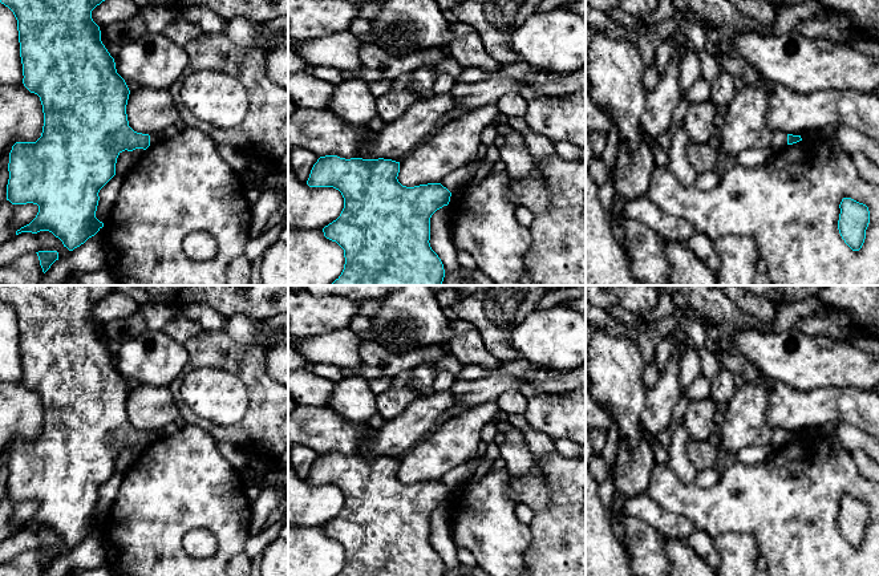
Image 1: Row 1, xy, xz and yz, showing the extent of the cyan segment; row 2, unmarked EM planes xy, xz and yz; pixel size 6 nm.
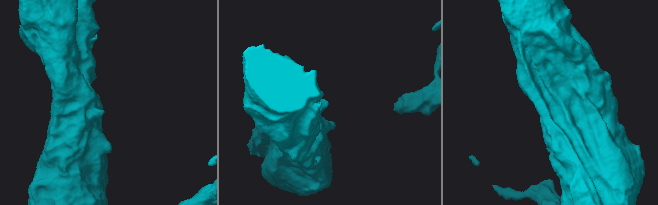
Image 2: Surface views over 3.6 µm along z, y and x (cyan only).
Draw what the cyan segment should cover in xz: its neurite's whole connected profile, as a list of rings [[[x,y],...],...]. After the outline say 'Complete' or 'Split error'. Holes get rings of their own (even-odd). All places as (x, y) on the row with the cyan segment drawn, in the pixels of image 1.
[[[320,157],[313,165],[307,184],[333,187],[344,198],[340,216],[323,228],[324,236],[344,250],[345,264],[341,275],[331,285],[442,285],[445,269],[441,259],[430,247],[430,218],[447,206],[451,192],[441,183],[414,187],[402,186],[397,177],[400,162],[392,159]]]. Complete

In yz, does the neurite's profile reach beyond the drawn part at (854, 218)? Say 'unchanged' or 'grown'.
unchanged

